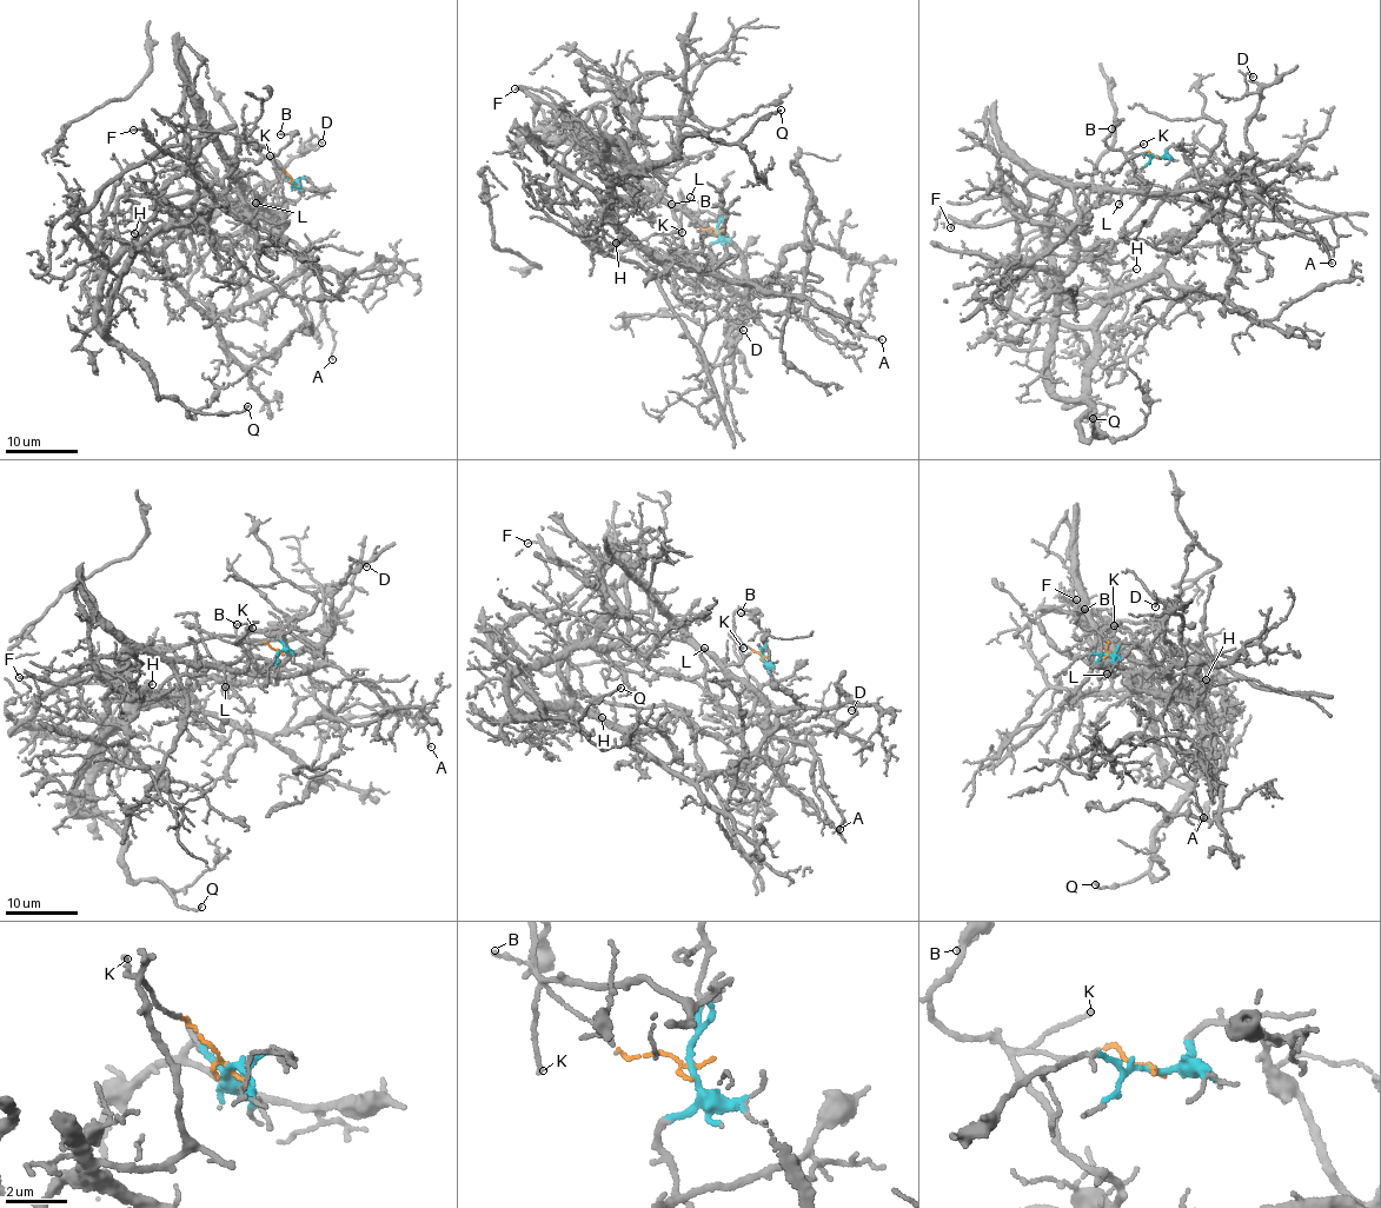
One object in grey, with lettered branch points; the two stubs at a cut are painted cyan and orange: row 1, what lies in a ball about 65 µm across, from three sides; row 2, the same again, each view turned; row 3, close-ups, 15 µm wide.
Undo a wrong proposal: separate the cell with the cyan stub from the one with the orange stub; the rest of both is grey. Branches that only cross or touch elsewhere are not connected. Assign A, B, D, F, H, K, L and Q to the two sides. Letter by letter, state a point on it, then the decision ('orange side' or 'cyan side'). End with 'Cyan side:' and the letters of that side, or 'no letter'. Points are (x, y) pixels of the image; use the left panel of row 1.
A: place (332, 359); orange side
B: place (280, 134); orange side
D: place (321, 143); cyan side
F: place (133, 130); orange side
H: place (134, 233); cyan side
K: place (270, 156); orange side
L: place (256, 203); orange side
Q: place (247, 406); cyan side
Cyan side: D, H, Q

